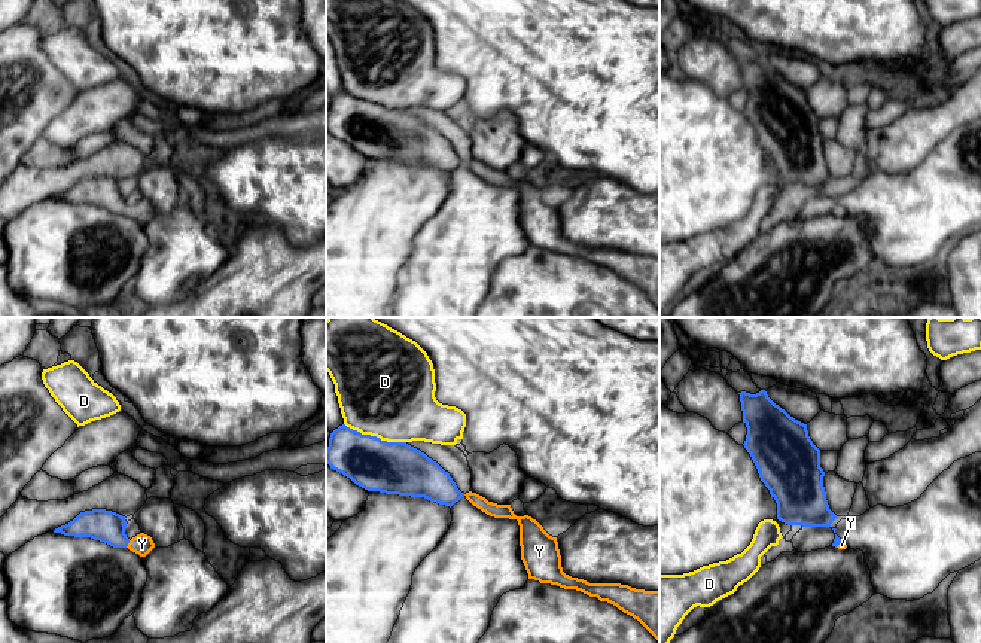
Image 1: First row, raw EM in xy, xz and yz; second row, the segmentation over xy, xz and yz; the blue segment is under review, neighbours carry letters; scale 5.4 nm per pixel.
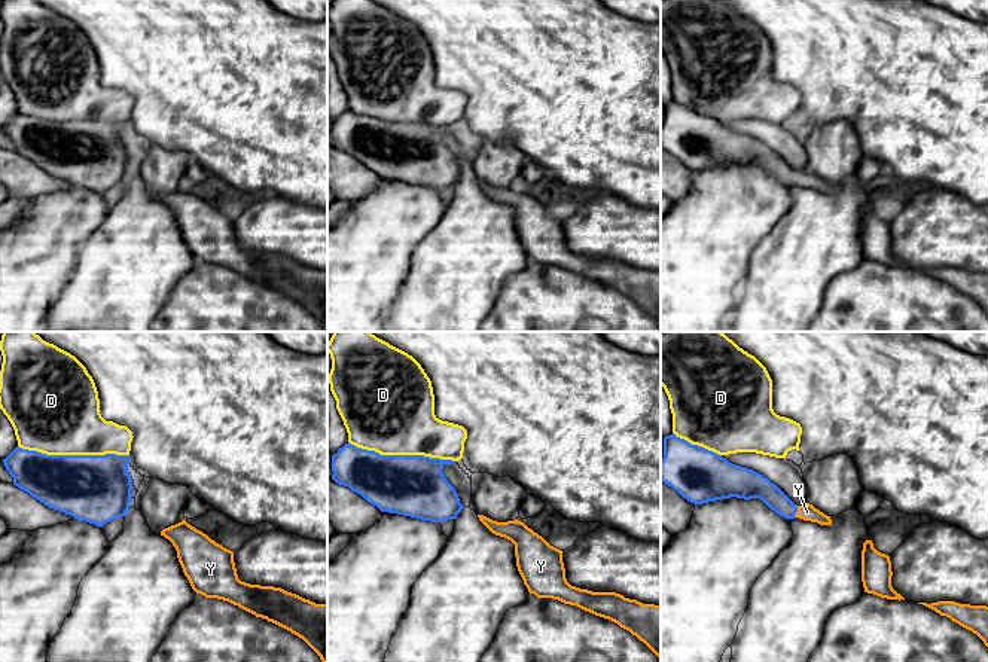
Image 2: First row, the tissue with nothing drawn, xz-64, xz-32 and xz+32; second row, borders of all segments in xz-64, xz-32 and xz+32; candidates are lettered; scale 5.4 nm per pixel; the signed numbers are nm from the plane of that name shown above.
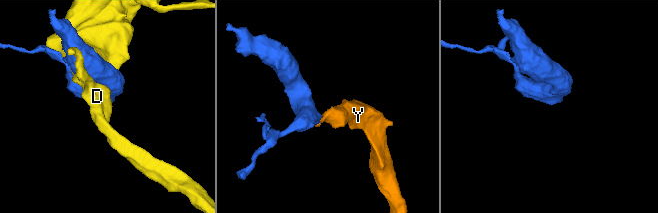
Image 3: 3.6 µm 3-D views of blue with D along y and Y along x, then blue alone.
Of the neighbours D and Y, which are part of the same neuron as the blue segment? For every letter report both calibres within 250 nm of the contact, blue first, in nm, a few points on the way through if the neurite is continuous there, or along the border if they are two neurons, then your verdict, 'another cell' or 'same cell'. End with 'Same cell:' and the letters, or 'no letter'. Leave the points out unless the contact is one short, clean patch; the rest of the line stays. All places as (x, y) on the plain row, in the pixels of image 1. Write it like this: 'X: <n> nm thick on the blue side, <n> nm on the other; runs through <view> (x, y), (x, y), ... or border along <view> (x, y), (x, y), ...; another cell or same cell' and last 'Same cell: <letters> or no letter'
D: 280 nm thick on the blue side, 500 nm on the other; another cell
Y: 170 nm thick on the blue side, 110 nm on the other; runs through xy (98, 191), (128, 209), (142, 210); same cell
Same cell: Y

